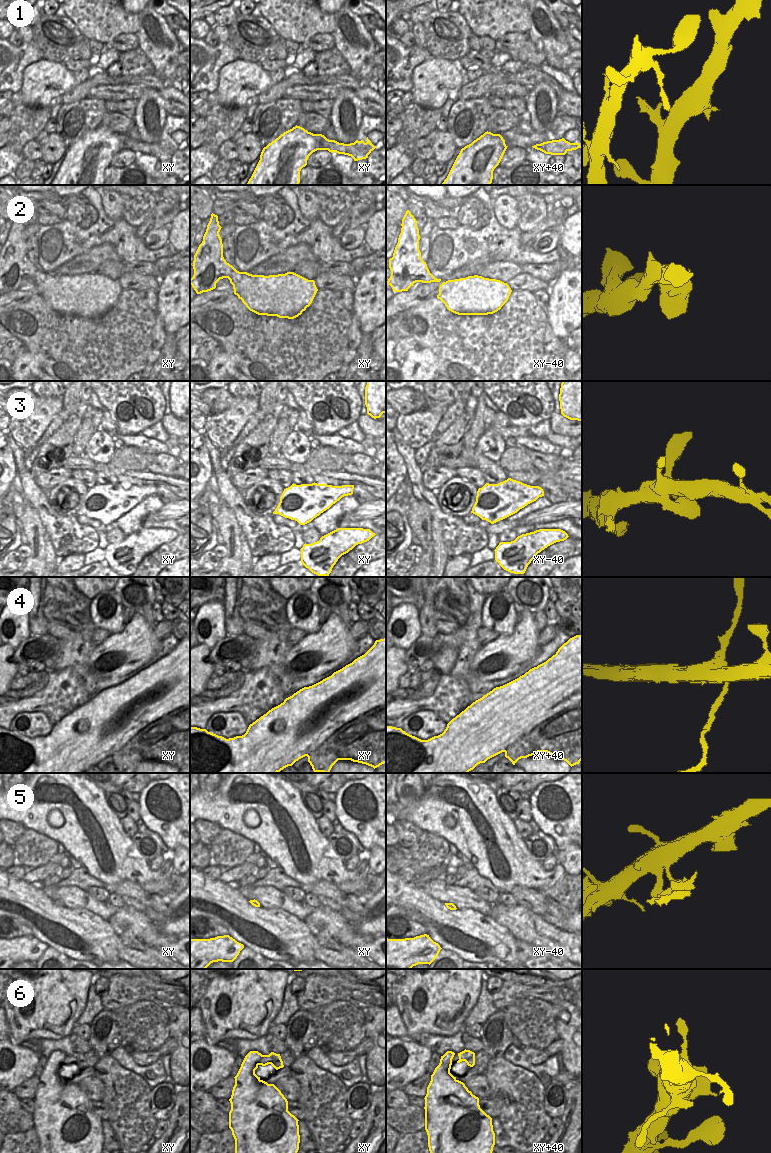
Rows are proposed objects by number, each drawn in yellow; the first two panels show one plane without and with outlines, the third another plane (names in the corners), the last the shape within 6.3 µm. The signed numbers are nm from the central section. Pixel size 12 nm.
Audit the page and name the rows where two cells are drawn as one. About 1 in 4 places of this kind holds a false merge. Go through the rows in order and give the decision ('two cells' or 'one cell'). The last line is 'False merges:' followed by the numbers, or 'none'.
1: one cell
2: one cell
3: one cell
4: two cells
5: two cells
6: one cell
False merges: 4, 5

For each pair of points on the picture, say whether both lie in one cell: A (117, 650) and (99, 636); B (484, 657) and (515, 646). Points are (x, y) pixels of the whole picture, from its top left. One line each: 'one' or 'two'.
A: two
B: one

